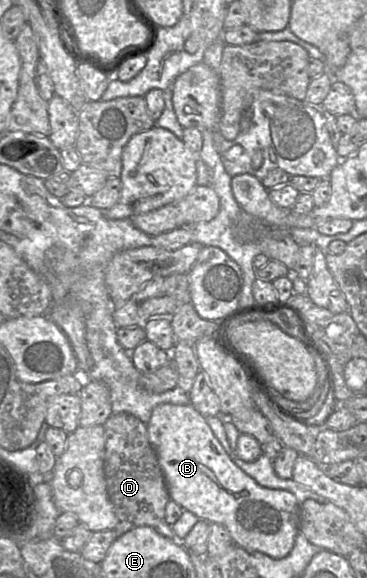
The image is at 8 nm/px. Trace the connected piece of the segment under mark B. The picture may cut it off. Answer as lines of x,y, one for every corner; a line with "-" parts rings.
160,404
154,408
147,433
164,475
170,499
199,519
224,526
235,545
249,552
260,552
274,559
285,558
292,551
299,532
299,505
295,495
286,490
260,486
239,468
214,435
206,417
192,405

